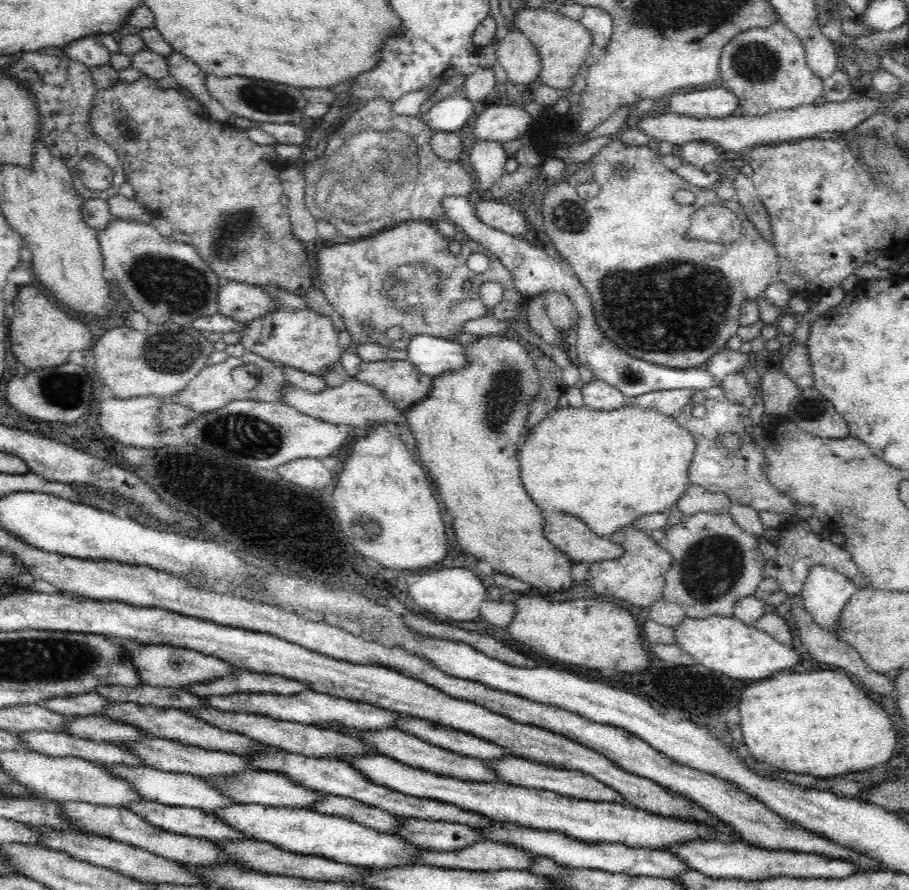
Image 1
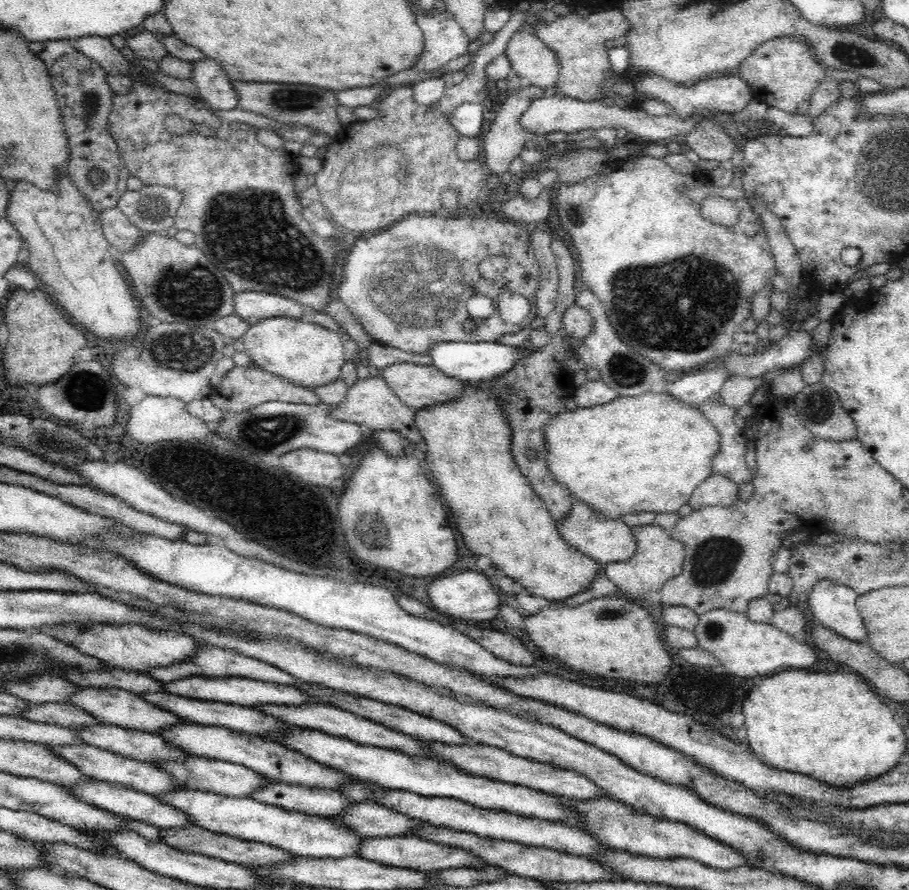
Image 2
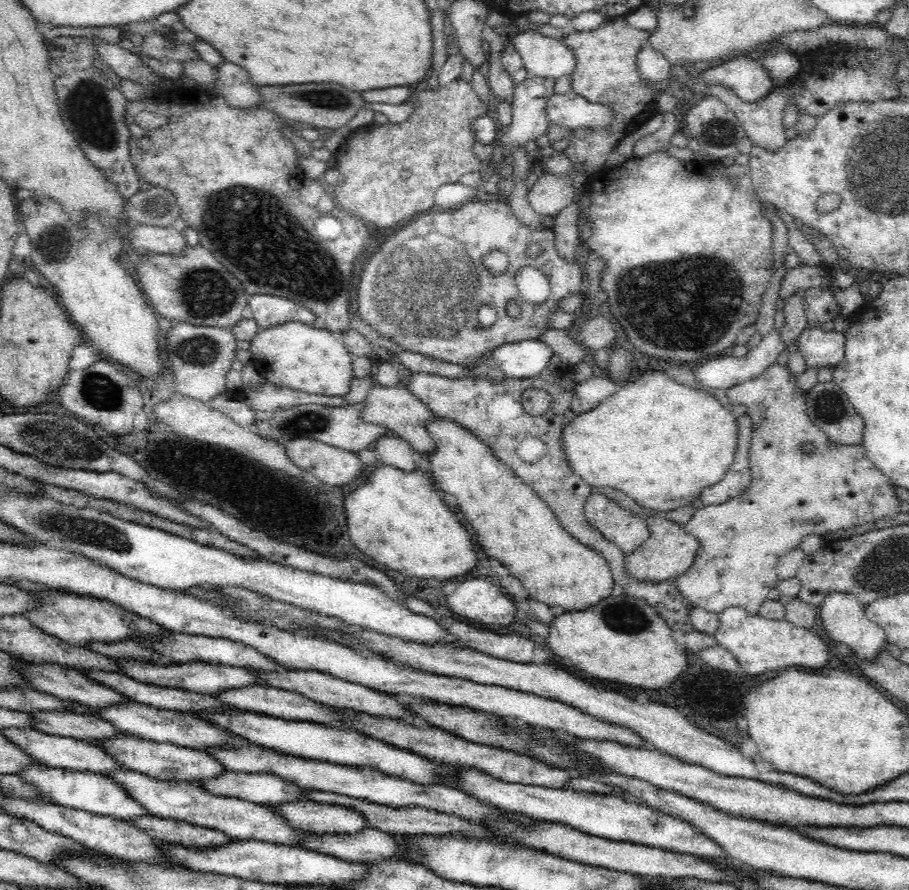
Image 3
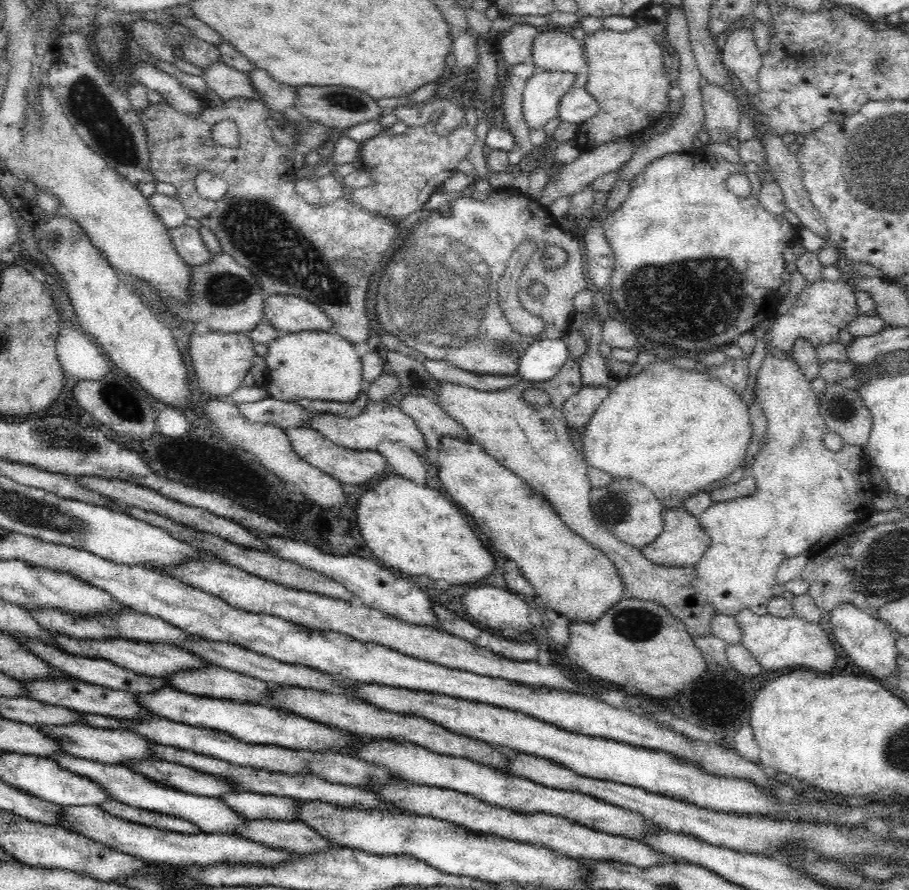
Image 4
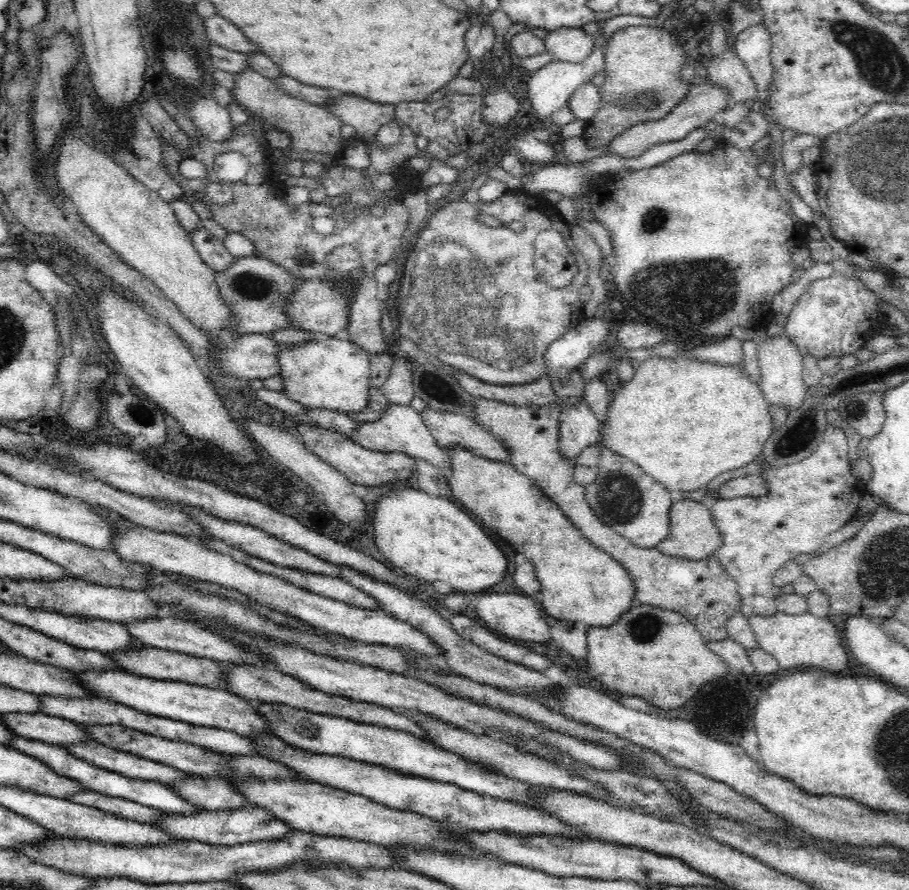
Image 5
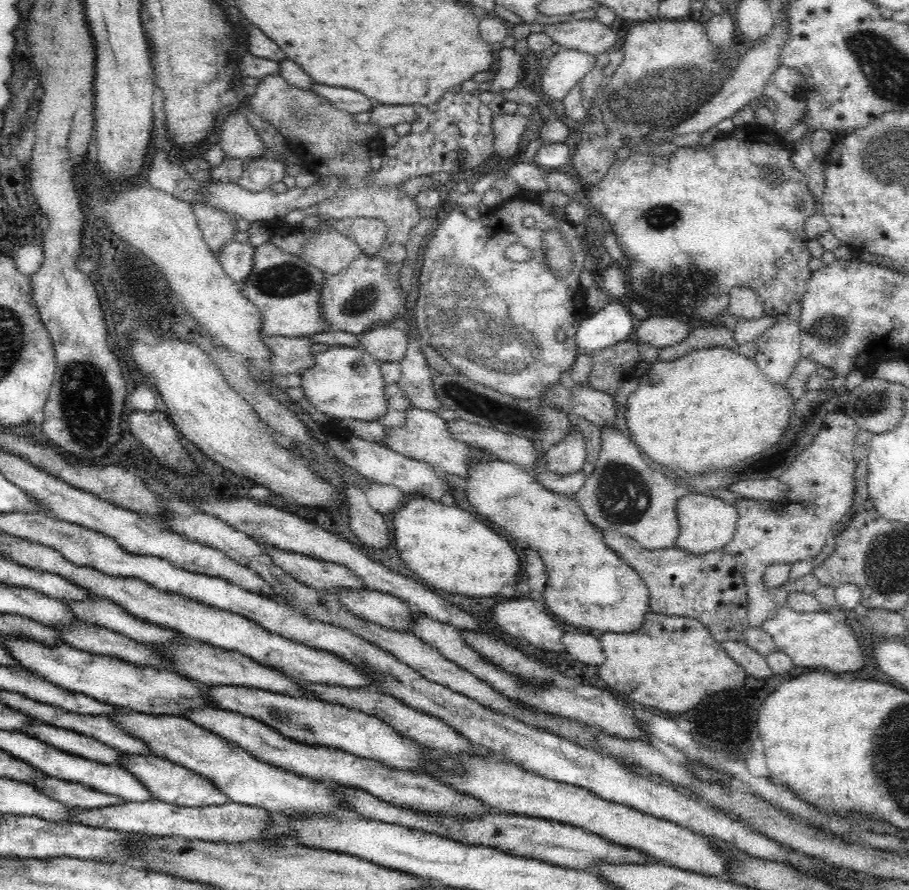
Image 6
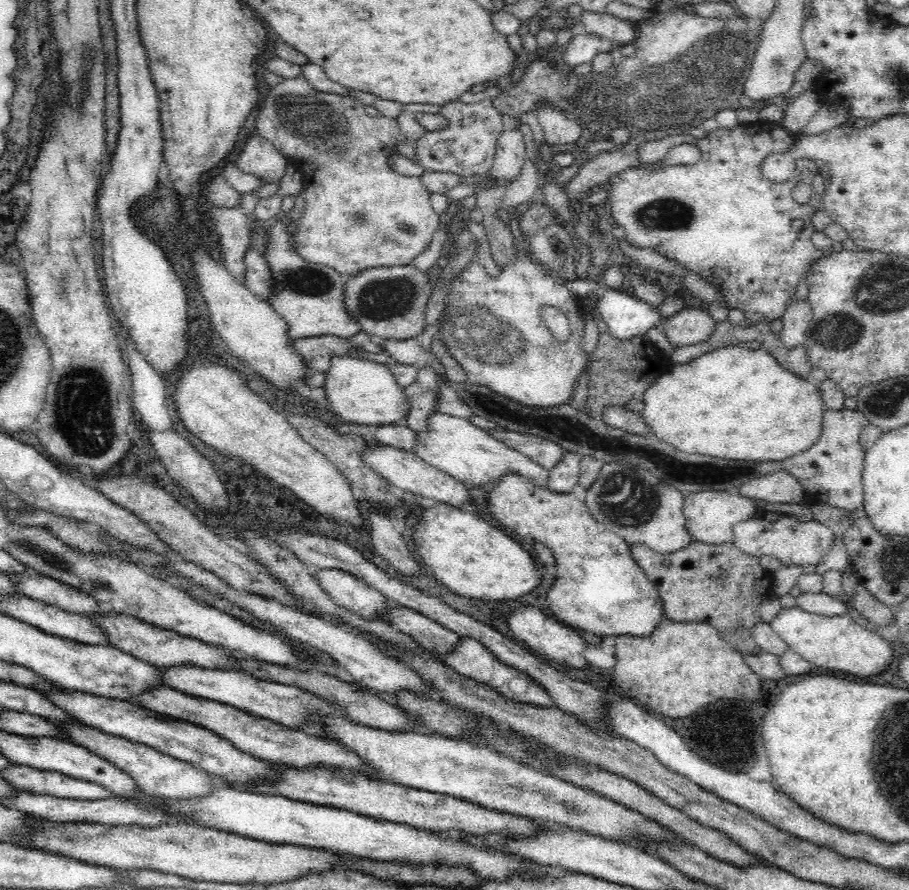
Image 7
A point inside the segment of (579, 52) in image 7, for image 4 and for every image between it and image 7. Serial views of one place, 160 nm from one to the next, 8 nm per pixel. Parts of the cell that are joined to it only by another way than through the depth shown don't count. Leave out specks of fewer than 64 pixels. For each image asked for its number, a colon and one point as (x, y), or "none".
4: (543, 90)
5: (549, 88)
6: (566, 69)

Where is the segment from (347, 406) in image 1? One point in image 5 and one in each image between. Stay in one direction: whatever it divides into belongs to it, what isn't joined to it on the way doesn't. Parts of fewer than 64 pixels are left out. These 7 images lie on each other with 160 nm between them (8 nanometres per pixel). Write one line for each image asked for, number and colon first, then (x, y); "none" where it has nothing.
2: (370, 403)
3: (394, 408)
4: (432, 421)
5: (447, 428)

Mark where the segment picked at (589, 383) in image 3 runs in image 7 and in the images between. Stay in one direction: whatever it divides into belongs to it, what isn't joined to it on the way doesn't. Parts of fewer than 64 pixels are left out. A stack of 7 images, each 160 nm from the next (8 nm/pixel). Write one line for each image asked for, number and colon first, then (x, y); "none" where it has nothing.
4: (578, 408)
5: (578, 426)
6: (566, 457)
7: (565, 474)

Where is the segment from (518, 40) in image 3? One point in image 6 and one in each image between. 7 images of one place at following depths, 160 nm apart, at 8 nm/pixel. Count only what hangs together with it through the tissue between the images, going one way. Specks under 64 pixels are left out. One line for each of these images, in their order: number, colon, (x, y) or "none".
4: (552, 50)
5: (573, 45)
6: (589, 36)

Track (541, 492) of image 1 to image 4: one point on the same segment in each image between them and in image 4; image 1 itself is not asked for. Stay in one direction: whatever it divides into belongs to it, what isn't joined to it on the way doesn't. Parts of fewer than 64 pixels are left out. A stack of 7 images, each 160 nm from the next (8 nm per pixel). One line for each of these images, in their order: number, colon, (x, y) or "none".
2: (648, 453)
3: (661, 443)
4: (675, 431)

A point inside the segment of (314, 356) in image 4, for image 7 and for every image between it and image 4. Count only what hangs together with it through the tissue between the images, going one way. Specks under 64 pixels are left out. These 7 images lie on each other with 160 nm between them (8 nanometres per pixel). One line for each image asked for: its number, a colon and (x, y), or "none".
5: (333, 373)
6: (345, 382)
7: (361, 391)

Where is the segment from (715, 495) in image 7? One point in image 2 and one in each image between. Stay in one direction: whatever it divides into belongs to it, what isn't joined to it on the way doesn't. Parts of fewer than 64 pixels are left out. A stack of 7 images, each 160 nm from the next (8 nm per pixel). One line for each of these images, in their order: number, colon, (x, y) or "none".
2: (657, 558)
3: (669, 551)
4: (681, 543)
5: (692, 536)
6: (706, 523)

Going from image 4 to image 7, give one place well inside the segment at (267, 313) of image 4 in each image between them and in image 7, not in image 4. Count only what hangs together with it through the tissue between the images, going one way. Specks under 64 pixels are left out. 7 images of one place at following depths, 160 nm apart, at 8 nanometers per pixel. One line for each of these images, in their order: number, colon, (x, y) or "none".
5: (316, 305)
6: (366, 292)
7: (387, 302)

